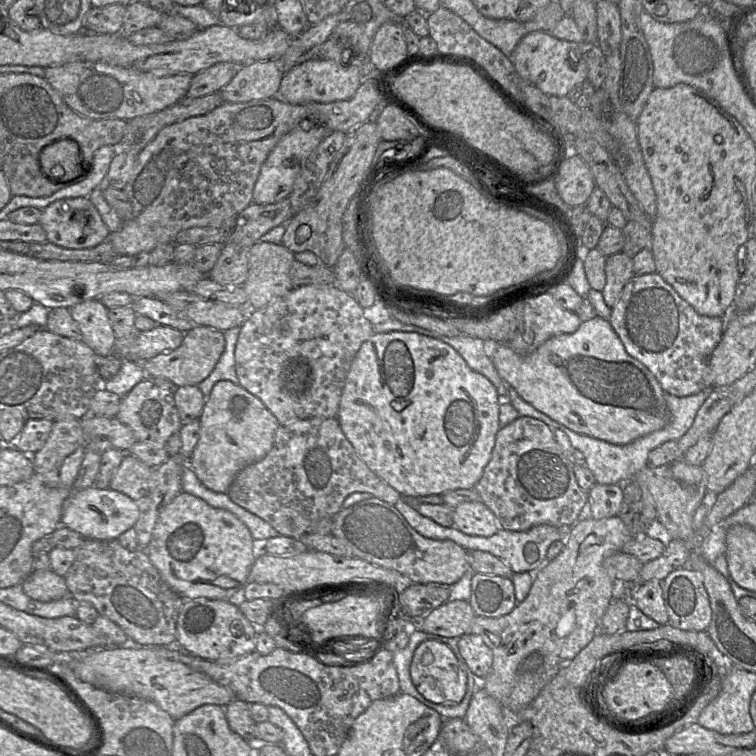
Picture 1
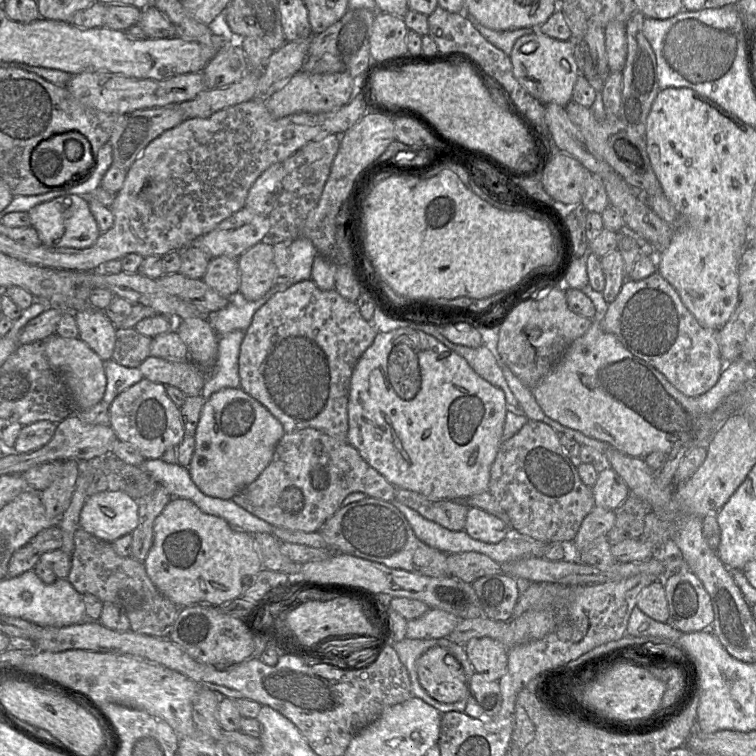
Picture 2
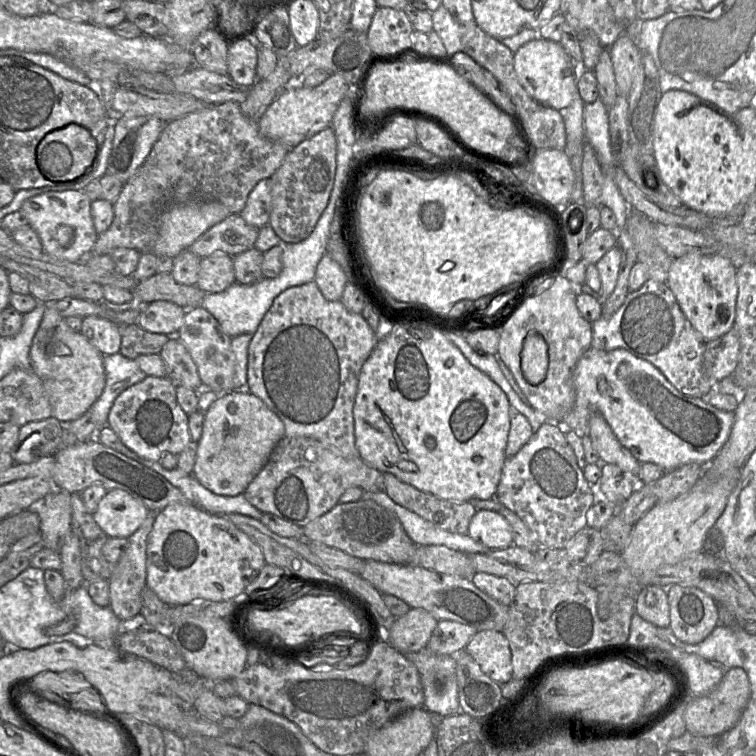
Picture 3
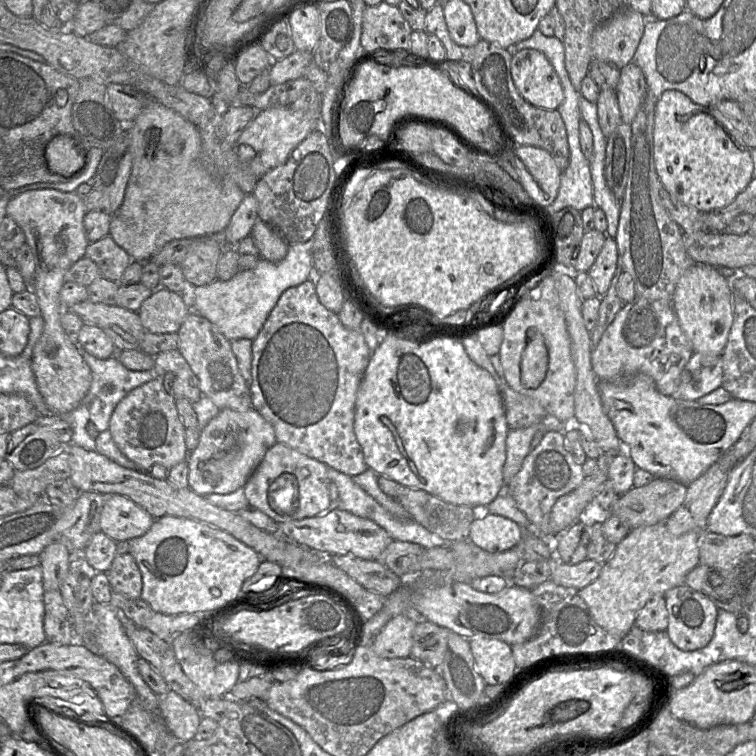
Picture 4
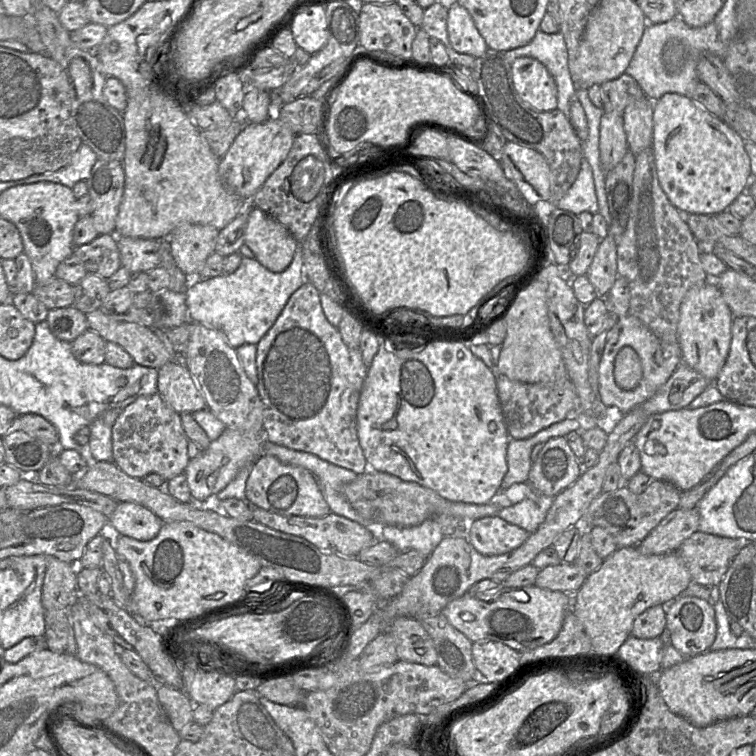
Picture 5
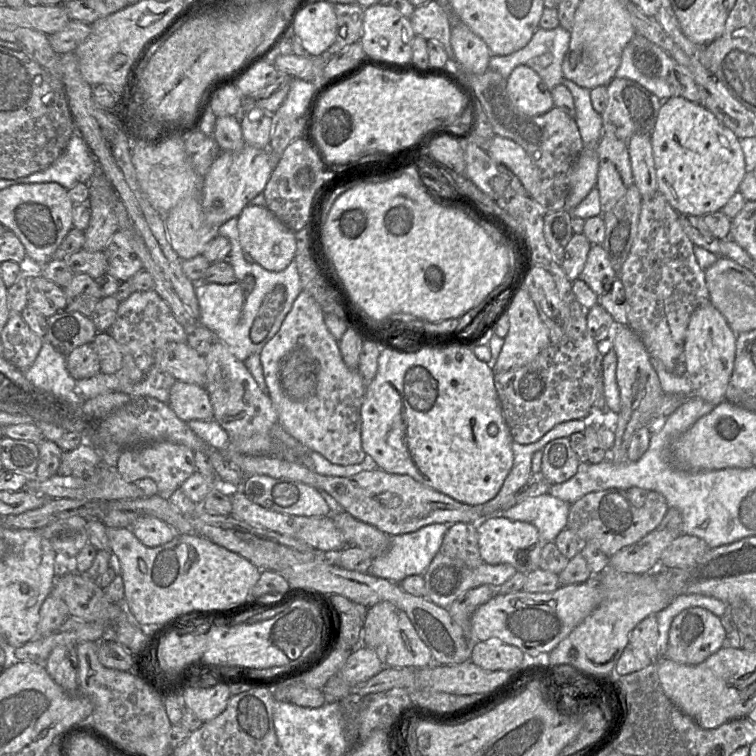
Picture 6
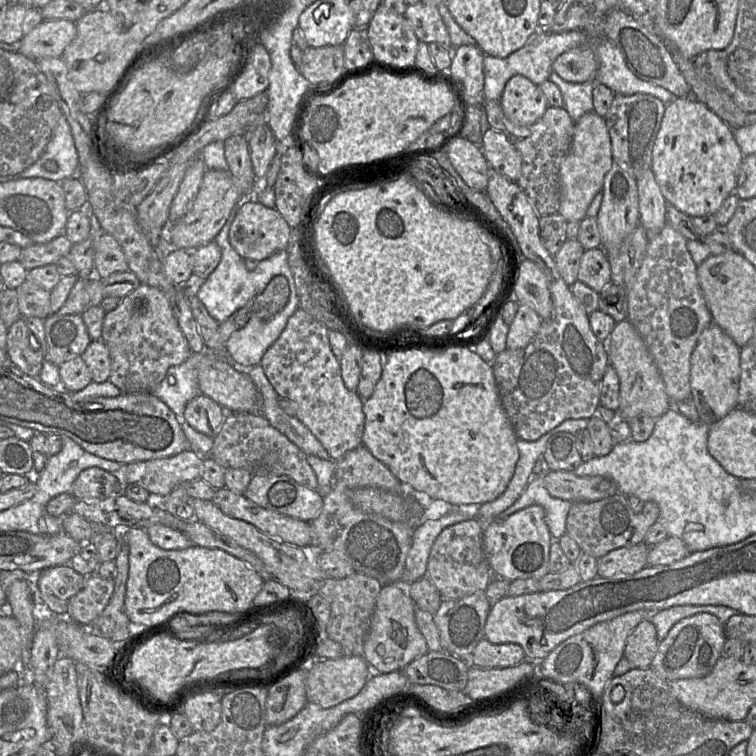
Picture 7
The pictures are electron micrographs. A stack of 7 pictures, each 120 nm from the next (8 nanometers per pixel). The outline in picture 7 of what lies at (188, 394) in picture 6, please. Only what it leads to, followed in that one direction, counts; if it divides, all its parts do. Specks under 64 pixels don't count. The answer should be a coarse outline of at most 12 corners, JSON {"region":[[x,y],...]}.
{"region":[[200,393],[187,403],[183,420],[215,438],[227,411]]}

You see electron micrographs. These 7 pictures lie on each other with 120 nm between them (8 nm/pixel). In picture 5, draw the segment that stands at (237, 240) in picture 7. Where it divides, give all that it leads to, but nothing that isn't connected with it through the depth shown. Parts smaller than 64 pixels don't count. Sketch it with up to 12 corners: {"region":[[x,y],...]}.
{"region":[[255,206],[244,244],[273,273],[298,249],[290,231]]}

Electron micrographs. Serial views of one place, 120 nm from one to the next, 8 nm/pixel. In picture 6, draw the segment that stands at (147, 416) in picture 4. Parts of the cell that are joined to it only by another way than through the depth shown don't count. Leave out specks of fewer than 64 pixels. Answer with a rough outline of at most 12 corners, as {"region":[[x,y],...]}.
{"region":[[171,442],[124,448],[116,469],[151,478],[167,500],[196,472],[194,451]]}

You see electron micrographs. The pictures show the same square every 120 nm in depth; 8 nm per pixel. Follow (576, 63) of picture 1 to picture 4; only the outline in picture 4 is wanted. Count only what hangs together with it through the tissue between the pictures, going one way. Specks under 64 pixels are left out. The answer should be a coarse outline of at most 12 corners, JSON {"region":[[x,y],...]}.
{"region":[[536,49],[512,55],[520,95],[557,110],[564,100],[557,73]]}

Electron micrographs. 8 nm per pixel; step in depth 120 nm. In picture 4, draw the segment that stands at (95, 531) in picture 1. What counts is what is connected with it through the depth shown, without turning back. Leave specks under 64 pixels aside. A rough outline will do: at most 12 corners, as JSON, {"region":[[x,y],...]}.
{"region":[[105,498],[100,531],[117,543],[154,518],[129,498]]}

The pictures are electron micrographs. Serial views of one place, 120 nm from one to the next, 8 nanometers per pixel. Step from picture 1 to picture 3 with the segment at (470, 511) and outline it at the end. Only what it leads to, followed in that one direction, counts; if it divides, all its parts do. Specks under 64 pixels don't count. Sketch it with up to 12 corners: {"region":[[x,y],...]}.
{"region":[[477,510],[468,535],[489,550],[513,545],[497,511]]}

